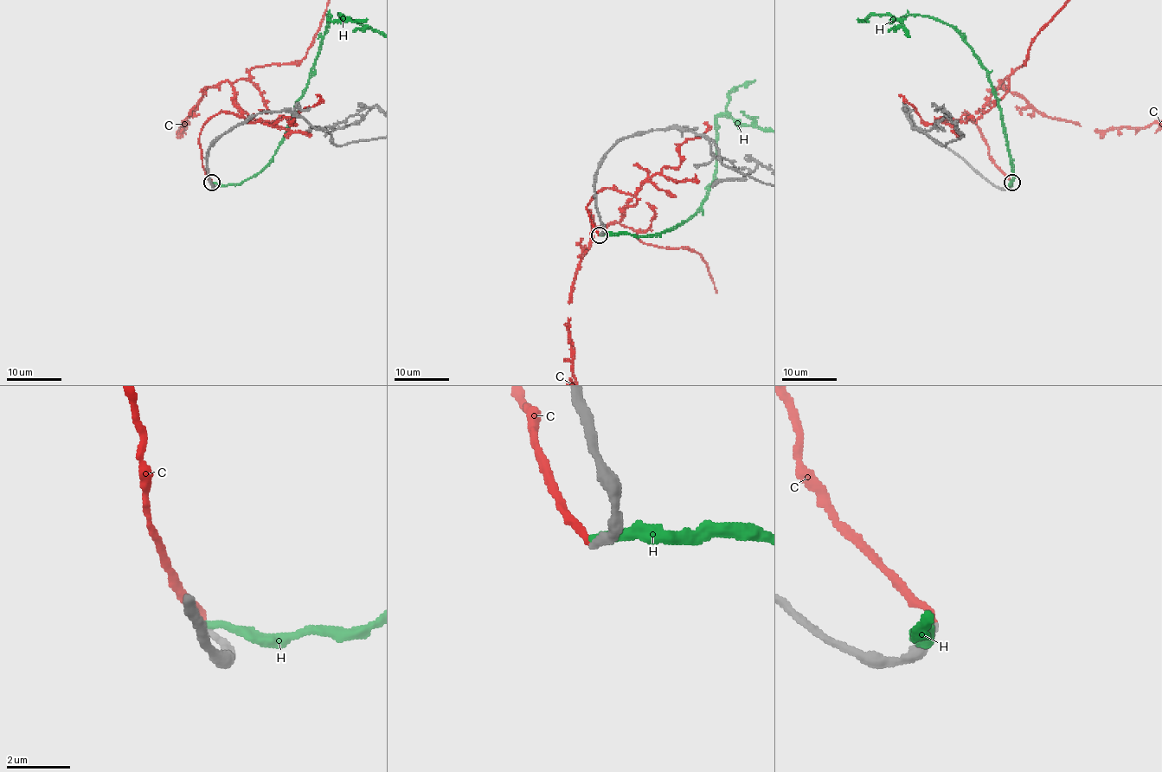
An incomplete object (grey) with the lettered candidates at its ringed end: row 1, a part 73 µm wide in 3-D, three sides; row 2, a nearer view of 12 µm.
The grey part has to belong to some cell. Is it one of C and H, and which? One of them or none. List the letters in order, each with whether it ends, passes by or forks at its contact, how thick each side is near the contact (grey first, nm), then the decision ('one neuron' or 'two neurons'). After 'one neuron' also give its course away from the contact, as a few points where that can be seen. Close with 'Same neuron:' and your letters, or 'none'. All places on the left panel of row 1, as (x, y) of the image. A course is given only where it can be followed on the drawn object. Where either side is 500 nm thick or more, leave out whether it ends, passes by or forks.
C: it ends there; 240 nm thick on the grey side, 200 nm on the other; one neuron
H: it ends there; 240 nm thick on the grey side, 280 nm on the other; two neurons
Same neuron: C

